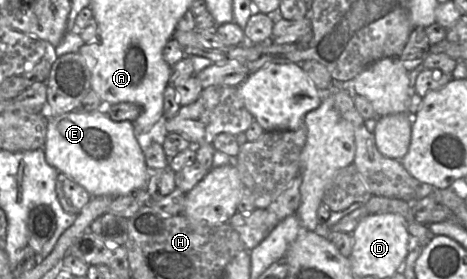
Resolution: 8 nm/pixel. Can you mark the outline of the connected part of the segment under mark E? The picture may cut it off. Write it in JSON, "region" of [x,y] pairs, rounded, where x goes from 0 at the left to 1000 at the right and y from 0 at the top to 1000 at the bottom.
{"region":[[[227,380],[188,405],[154,398],[105,419],[92,538],[107,595],[180,670],[197,706],[253,706],[313,674],[319,606],[285,441],[238,430]]]}

